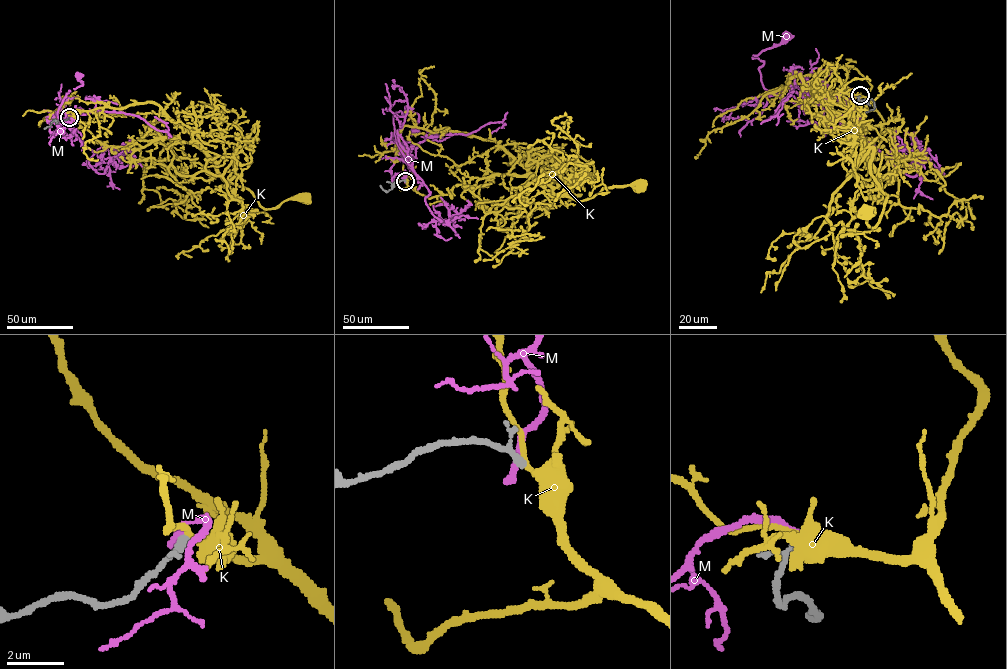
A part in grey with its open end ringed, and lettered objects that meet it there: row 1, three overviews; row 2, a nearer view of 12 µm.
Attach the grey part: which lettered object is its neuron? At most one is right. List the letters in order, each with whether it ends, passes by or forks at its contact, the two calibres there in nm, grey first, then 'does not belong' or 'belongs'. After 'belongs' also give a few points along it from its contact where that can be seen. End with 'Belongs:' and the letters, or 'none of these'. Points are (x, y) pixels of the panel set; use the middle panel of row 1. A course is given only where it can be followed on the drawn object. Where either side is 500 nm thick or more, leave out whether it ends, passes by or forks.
K: it passes by | 220/260 nm | does not belong
M: it ends | 240/280 nm | does not belong
Belongs: none of these

